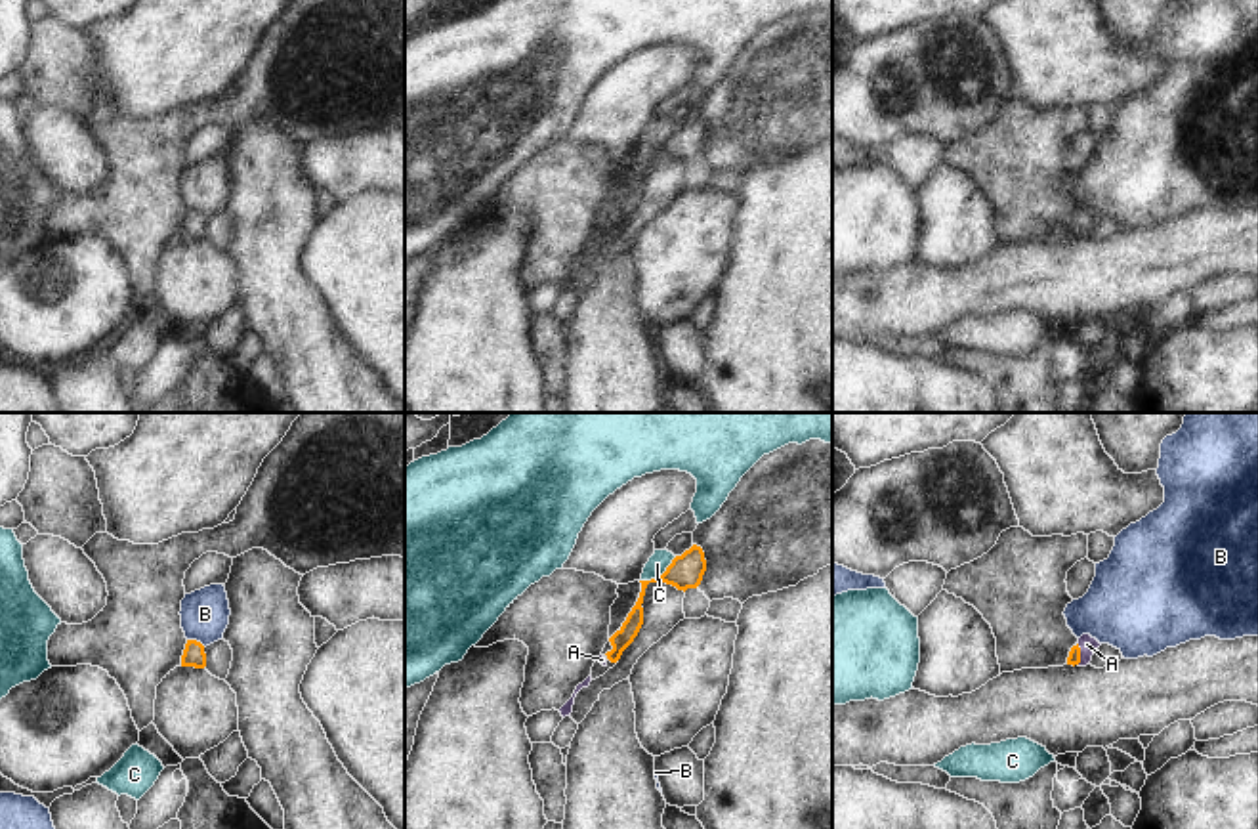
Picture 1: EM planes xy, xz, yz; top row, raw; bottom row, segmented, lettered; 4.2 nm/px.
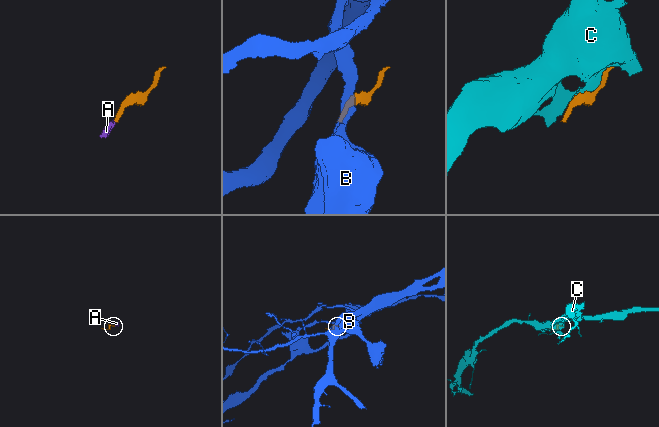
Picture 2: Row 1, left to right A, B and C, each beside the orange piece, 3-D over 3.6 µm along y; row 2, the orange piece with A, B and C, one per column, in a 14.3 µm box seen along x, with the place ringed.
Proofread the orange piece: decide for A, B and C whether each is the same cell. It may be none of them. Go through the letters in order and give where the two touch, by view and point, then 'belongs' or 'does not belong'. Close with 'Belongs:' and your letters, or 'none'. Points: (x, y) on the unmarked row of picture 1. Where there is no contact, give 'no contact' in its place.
A: yz (1079, 226) | belongs
B: xy (195, 212) | does not belong
C: xz (661, 148) | does not belong
Belongs: A

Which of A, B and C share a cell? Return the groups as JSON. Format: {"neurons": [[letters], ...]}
{"neurons": [["A"], ["B"], ["C"]]}

